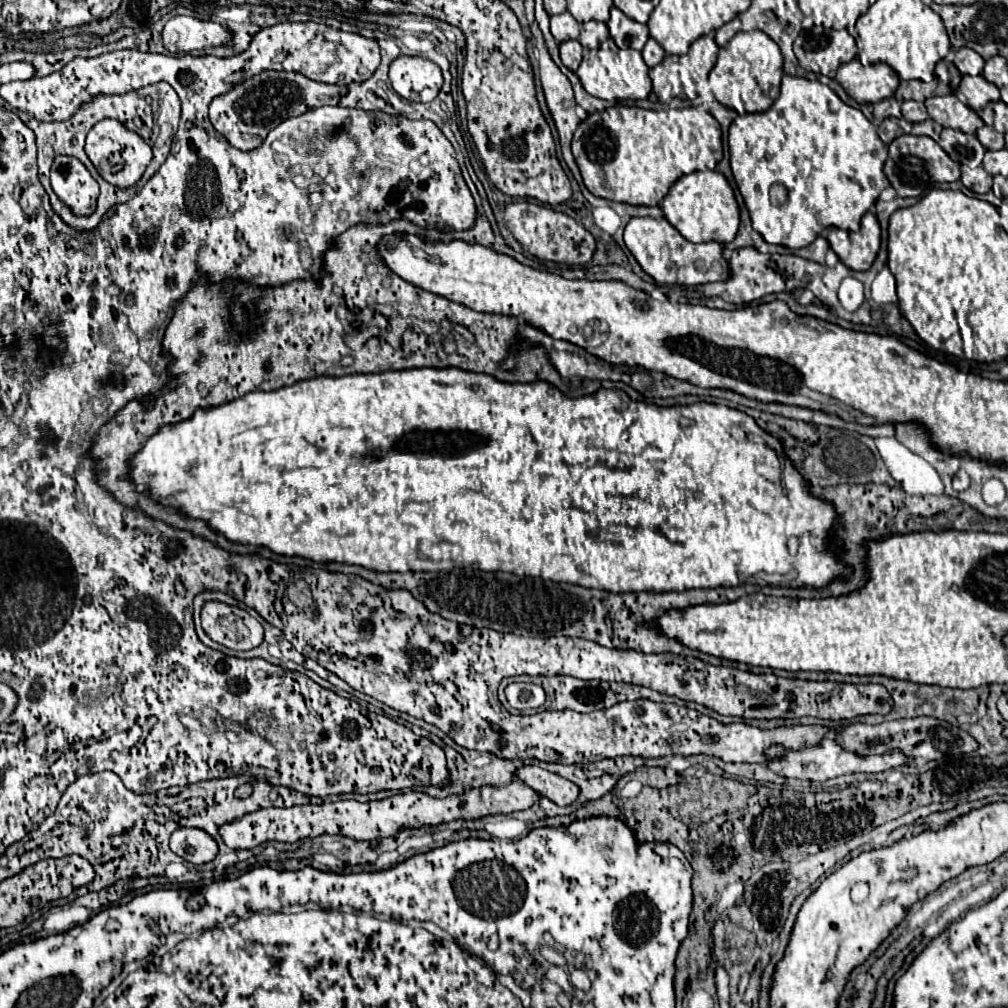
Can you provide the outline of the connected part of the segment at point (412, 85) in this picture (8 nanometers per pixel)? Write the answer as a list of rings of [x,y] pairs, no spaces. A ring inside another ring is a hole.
[[[399,57],[391,63],[389,79],[393,89],[417,103],[429,103],[443,87],[441,69],[423,57]]]

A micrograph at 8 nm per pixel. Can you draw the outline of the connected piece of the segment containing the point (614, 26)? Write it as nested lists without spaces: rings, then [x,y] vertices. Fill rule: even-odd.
[[[617,7],[611,9],[611,19],[607,21],[607,27],[619,49],[641,49],[649,39],[647,25],[629,19]]]

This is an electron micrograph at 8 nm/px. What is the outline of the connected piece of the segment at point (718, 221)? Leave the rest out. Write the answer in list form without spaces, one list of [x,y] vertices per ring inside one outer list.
[[[695,171],[675,181],[661,205],[665,219],[691,243],[729,243],[739,229],[739,205],[729,181],[719,171]]]

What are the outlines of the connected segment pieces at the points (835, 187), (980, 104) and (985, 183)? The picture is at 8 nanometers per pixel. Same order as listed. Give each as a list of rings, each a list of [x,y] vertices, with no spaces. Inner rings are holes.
[[[783,75],[781,95],[773,107],[765,113],[739,115],[729,127],[728,144],[733,177],[749,209],[753,229],[773,245],[801,249],[813,243],[825,227],[857,231],[861,217],[877,201],[879,193],[889,187],[887,177],[883,175],[887,145],[879,139],[875,125],[859,109],[845,105],[819,81]],[[775,181],[789,189],[787,201],[779,207],[773,207],[769,201],[769,187]]]
[[[963,75],[955,95],[959,97],[959,101],[963,101],[967,107],[975,111],[981,111],[987,103],[999,101],[999,89],[993,83],[987,83],[983,75]]]
[[[961,167],[961,181],[973,193],[987,193],[987,191],[991,191],[993,177],[983,167],[977,167],[977,169]]]

